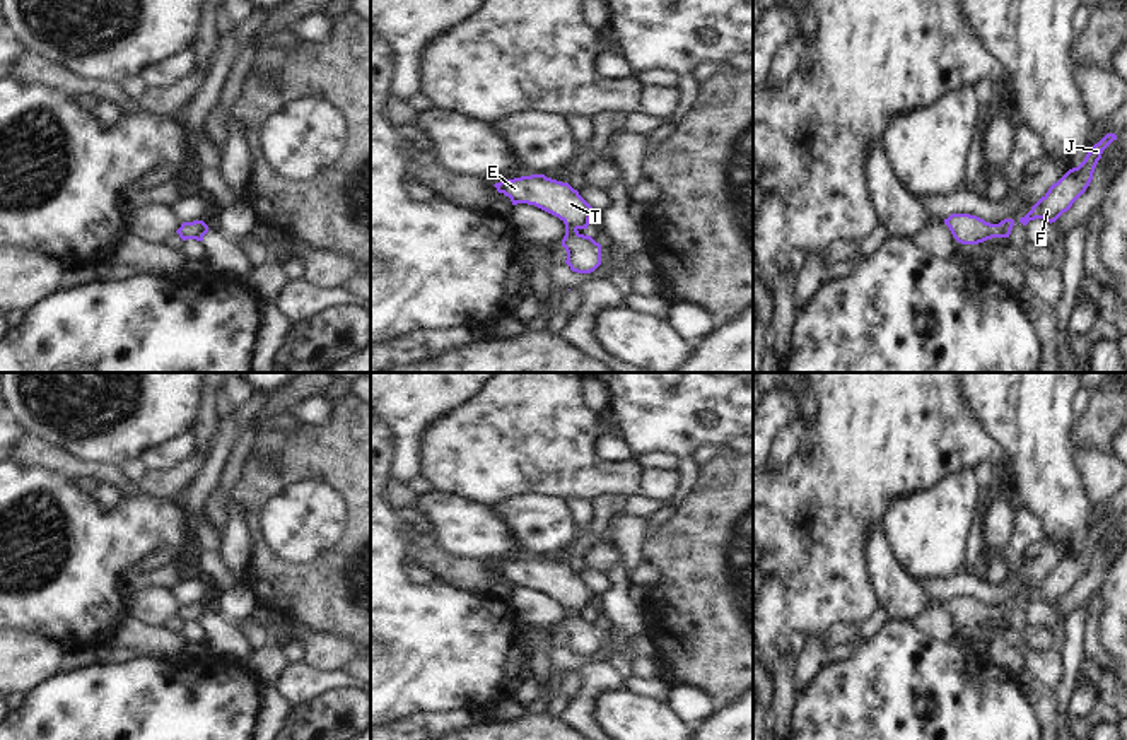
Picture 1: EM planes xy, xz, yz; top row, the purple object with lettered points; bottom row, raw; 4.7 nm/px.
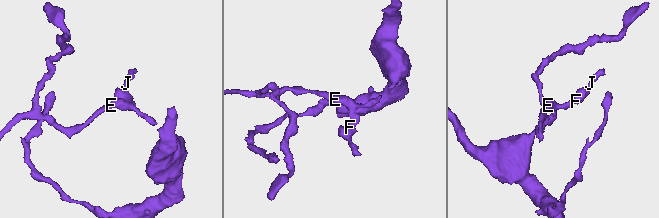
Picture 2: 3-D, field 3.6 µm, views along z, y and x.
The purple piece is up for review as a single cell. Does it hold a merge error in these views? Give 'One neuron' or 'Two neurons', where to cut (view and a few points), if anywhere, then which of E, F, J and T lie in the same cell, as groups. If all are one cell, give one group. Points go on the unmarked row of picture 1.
One neuron. No split. Groups: E F J T

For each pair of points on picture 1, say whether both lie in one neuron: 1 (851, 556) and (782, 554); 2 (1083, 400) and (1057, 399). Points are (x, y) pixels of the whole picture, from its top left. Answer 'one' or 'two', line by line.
1: one
2: two

